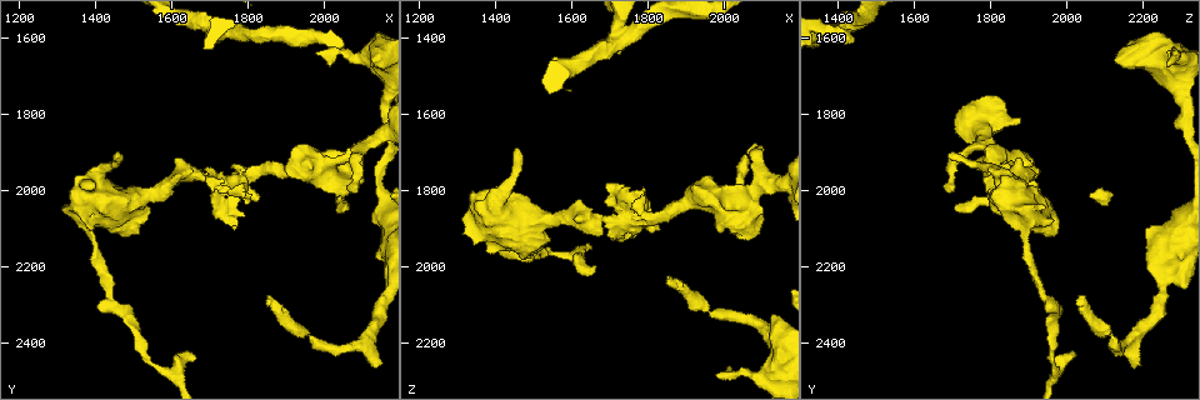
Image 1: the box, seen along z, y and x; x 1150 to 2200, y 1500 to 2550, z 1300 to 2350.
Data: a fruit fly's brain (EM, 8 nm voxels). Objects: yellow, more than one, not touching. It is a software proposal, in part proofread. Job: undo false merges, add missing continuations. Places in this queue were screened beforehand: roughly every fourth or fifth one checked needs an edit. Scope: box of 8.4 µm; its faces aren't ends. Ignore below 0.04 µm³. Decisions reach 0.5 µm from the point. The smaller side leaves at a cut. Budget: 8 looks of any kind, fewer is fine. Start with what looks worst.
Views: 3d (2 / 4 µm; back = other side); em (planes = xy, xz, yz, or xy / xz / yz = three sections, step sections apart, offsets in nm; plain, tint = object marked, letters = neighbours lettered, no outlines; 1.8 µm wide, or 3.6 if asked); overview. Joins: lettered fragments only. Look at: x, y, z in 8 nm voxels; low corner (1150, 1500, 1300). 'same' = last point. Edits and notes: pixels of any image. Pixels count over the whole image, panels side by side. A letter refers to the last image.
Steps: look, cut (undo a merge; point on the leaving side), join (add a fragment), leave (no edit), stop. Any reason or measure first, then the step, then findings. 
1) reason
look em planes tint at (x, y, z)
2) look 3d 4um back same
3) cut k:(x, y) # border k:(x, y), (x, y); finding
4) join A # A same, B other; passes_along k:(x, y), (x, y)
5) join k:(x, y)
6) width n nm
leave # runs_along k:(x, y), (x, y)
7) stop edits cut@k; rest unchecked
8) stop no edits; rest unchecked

branch stops here
look 3d 4um at (1985, 1645, 2285)

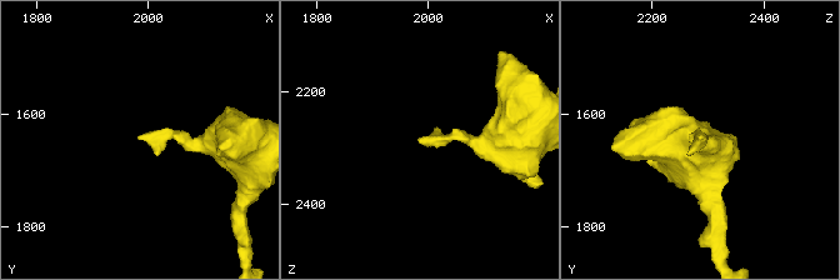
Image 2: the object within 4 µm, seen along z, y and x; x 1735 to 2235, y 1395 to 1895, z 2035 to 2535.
look em yz step 16 letters at (1980, 1640, 2280)

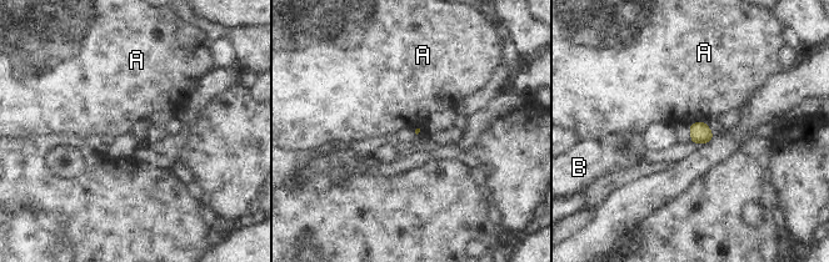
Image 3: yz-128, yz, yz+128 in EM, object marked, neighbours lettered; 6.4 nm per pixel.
leave # A other, B other; border 3:(705, 122), (697, 121), (688, 125); none of them fits

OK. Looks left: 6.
thick end
look em 3.6um xz step 16 letters at (1315, 2050, 1915)

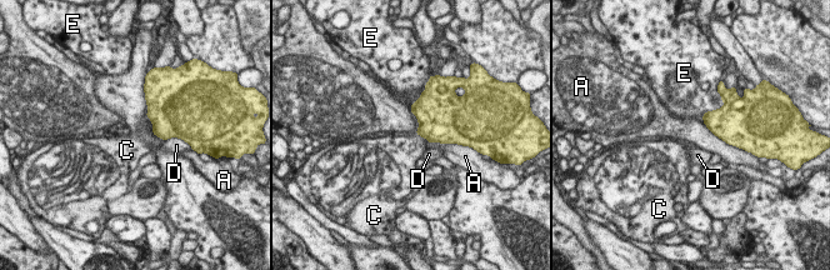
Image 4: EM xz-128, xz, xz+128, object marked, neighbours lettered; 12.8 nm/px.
cut it another way
look em 3.6um planes letters same

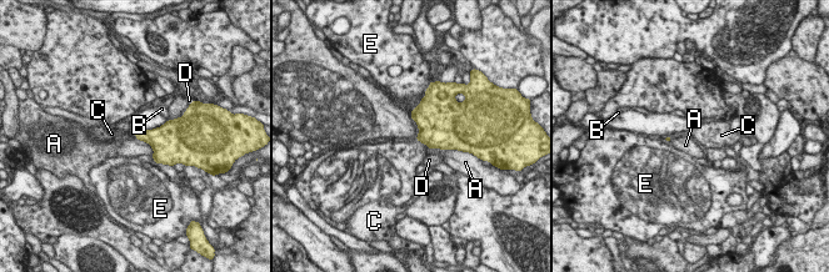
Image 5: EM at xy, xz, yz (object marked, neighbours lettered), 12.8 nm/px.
join C # A other, B other, C same, D other, E other; passes_along 5:(437, 130), (422, 142), (408, 156); it goes on there

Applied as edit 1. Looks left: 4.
branch stops here
look em planes tint at (2060, 2045, 1700)

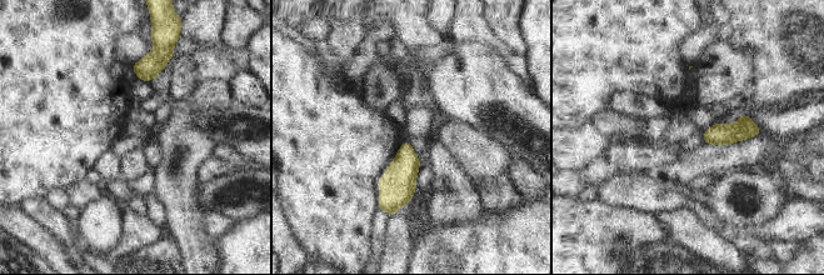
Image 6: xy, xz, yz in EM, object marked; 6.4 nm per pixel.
what lies round it
look em planes letters same

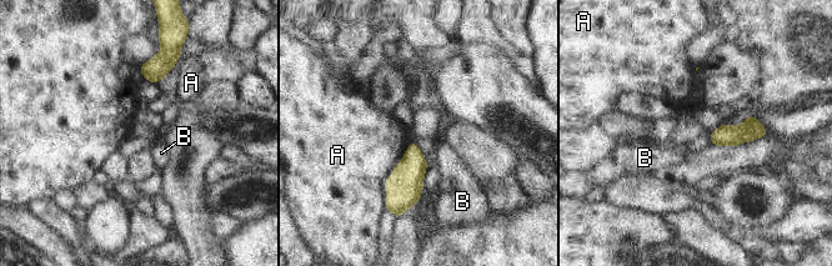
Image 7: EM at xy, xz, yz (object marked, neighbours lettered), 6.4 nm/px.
width 120 nm
leave # A other, B other; border 7:(411, 142), (386, 180), (386, 209); none of them fits

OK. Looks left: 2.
stop edits join@5; rest unchecked

